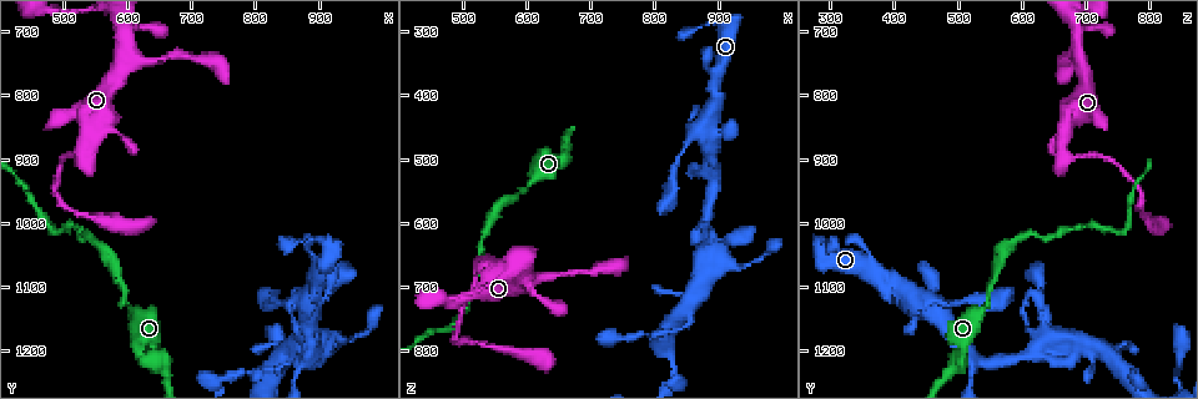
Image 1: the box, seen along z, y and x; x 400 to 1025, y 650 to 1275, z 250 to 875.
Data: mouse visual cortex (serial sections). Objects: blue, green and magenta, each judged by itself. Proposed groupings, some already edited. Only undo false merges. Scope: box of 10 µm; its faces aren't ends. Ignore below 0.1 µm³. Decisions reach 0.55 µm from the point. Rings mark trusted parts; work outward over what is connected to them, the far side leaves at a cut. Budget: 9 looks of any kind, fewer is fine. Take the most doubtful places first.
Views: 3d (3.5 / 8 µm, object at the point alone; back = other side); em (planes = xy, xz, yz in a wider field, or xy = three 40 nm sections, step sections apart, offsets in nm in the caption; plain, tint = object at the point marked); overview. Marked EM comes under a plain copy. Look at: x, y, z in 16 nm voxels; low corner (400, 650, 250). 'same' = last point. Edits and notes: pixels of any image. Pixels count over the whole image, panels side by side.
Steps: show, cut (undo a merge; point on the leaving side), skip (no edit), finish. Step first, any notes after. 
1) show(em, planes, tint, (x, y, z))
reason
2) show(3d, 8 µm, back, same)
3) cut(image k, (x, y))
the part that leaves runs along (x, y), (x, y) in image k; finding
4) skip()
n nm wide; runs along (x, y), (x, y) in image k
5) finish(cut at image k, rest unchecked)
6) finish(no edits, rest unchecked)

show(3d, 3.5 µm, (530, 890, 665))
abrupt turn

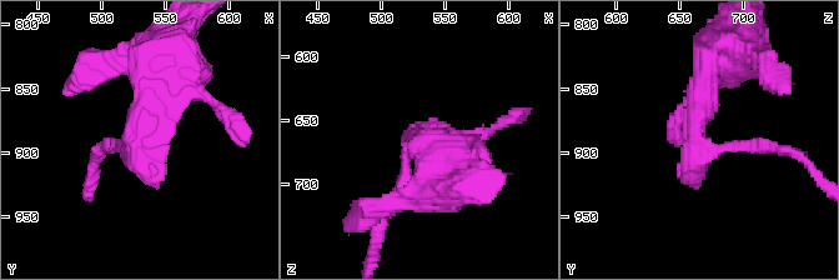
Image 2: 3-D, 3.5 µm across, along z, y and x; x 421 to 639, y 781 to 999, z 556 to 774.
show(em, xy, step 3, tint, (528, 896, 662))
now the EM

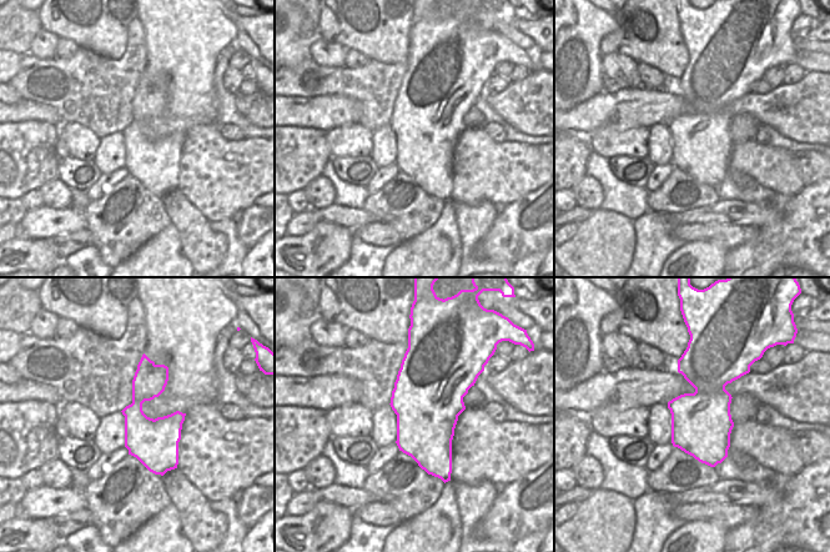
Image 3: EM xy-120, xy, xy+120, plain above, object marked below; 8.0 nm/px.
skip()
550 nm wide; runs along (171, 73), (136, 145), (109, 145) in image 2; one cell here

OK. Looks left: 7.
show(3d, 8 µm, (595, 1120, 550))
thick turns thin

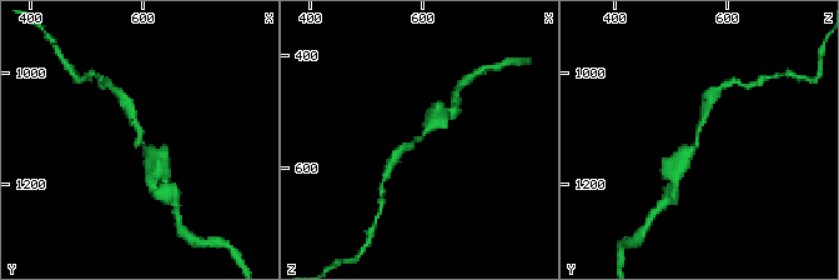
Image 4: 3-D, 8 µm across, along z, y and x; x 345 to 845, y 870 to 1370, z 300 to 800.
show(3d, 3.5 µm, same)

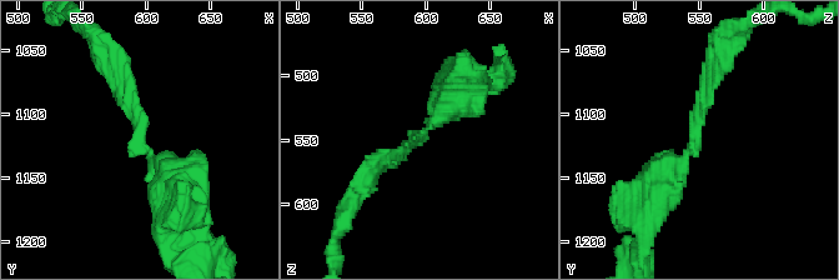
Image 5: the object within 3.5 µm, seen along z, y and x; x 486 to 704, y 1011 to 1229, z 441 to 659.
show(em, xy, step 3, tint, (598, 1126, 544))
arms of 150, 450 nm; shape alone is not enough

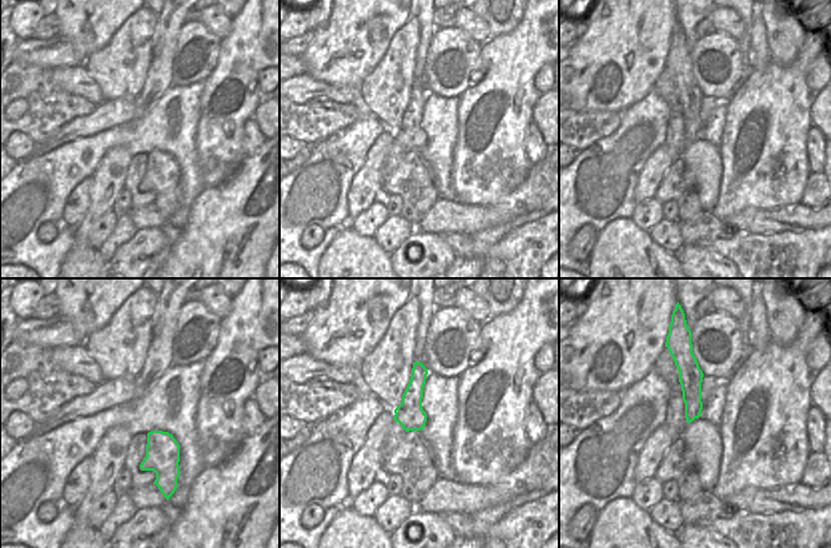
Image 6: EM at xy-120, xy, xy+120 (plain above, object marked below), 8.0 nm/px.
skip()
runs along (643, 196), (694, 146), (713, 70) in image 5; continuous, no second cell

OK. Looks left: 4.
show(3d, 3.5 µm, (485, 1015, 765))
abrupt turn

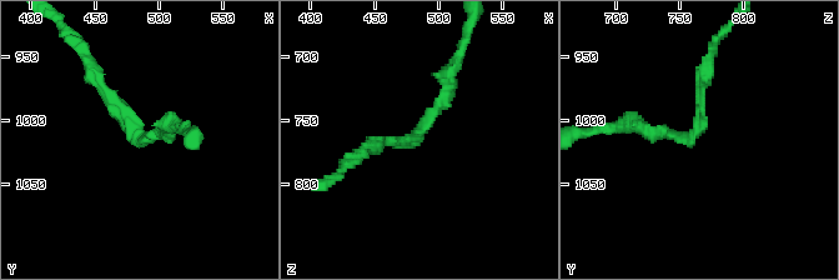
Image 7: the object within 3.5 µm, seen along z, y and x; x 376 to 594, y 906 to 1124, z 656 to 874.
show(em, xy, step 1, tint, (486, 1014, 758))
arms of 150, 200 nm; shape alone is not enough

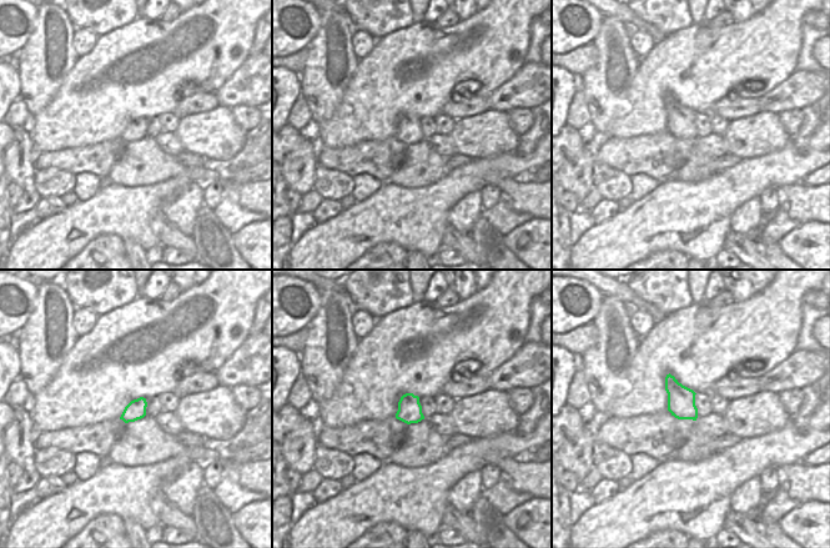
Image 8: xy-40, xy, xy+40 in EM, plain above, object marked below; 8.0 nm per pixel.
show(em, planes, tint, same)

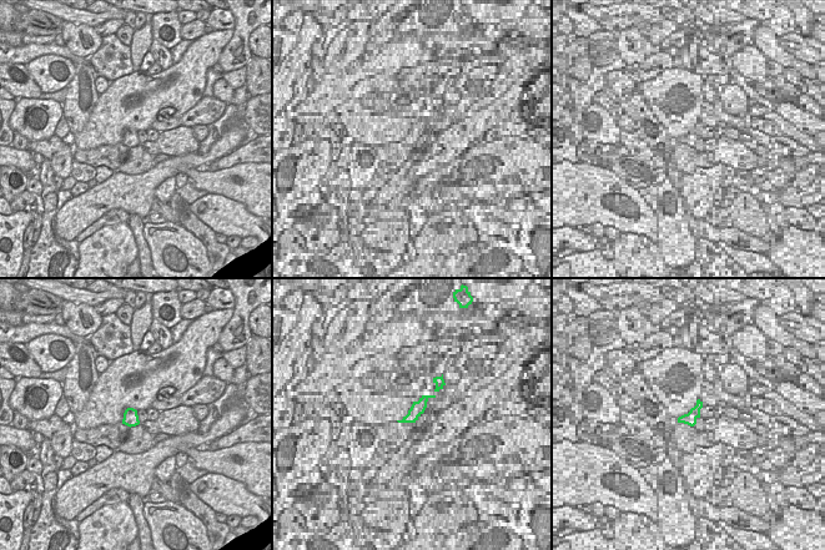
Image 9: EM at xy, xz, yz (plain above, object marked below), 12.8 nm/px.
skip()
runs along (455, 64), (416, 138), (373, 148) in image 7; all the same cell

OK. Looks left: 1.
finish(no edits, rest unchecked)

